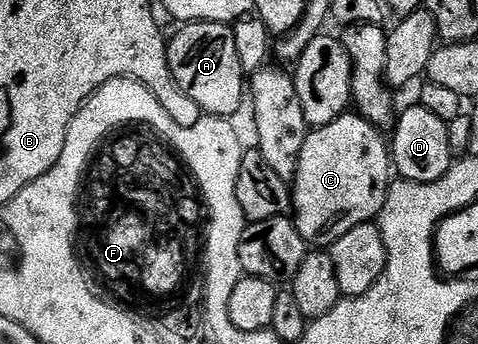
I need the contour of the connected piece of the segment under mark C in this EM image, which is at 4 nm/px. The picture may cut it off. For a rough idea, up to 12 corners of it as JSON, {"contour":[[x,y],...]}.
{"contour":[[358,112],[308,133],[291,186],[312,247],[378,219],[393,163]]}

